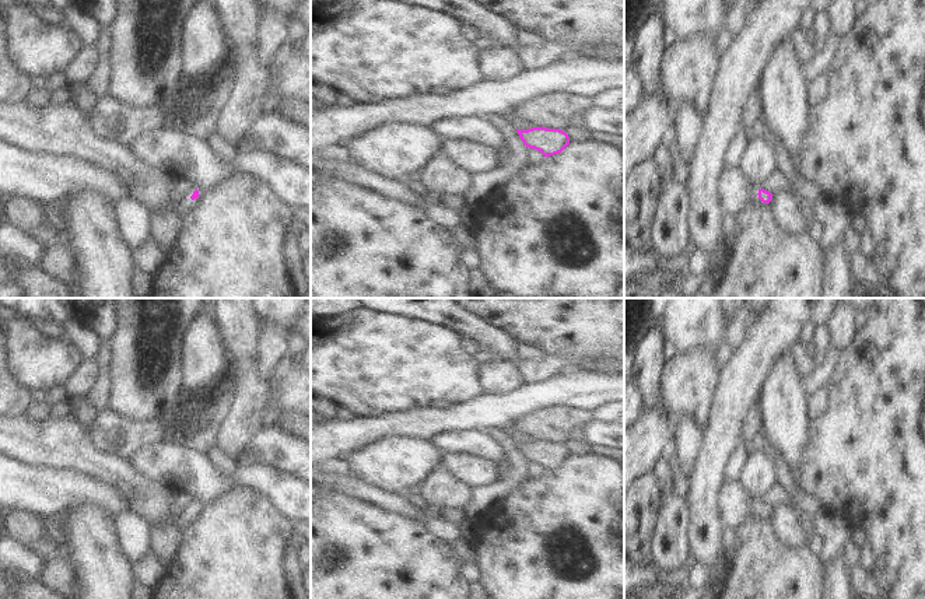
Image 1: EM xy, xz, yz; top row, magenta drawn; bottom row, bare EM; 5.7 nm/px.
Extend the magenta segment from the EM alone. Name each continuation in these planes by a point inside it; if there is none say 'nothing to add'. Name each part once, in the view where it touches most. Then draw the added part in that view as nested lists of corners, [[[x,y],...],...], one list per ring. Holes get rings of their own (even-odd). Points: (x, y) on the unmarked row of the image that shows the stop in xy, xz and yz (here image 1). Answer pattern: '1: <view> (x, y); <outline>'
nothing to add

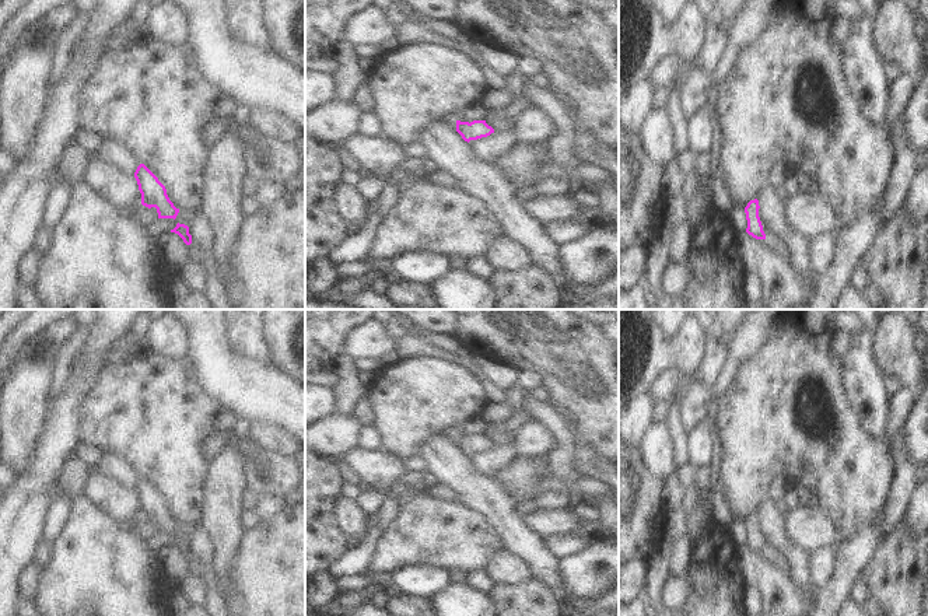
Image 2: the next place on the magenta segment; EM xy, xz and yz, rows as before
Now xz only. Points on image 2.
nothing to add

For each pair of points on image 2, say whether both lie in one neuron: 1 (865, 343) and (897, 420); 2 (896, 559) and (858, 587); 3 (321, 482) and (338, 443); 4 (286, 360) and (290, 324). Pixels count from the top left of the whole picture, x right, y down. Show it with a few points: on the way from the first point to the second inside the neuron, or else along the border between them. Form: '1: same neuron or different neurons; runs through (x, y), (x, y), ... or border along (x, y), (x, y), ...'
1: different neurons; border along (890, 398), (889, 422), (885, 434)
2: different neurons; border along (860, 576), (871, 594)
3: different neurons; border along (319, 454), (333, 459)
4: same neuron; runs through (289, 352), (290, 332)

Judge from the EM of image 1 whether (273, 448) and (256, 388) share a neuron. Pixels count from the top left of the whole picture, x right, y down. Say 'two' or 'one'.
two

